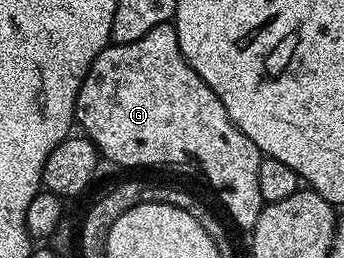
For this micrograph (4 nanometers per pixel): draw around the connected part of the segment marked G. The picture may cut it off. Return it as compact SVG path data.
M170 22L152 28L152 32L148 32L140 40L107 45L106 49L100 52L100 56L96 56L88 76L82 81L82 87L74 105L74 112L77 125L79 127L82 125L81 133L93 142L99 155L105 161L107 158L108 161L115 162L118 166L166 166L169 162L182 162L185 158L191 158L202 169L203 176L210 181L211 188L218 193L219 200L226 205L226 210L234 217L235 224L240 229L246 230L245 232L253 231L264 205L260 196L260 164L264 156L256 148L256 144L252 144L252 140L248 140L248 136L244 136L244 132L240 132L240 128L236 128L236 124L232 124L232 120L228 116L228 112L224 112L224 104L220 104L216 92L212 92L212 88L208 88L204 84L204 80L200 80L200 76L188 64L188 60L180 48L178 33L174 31Z

